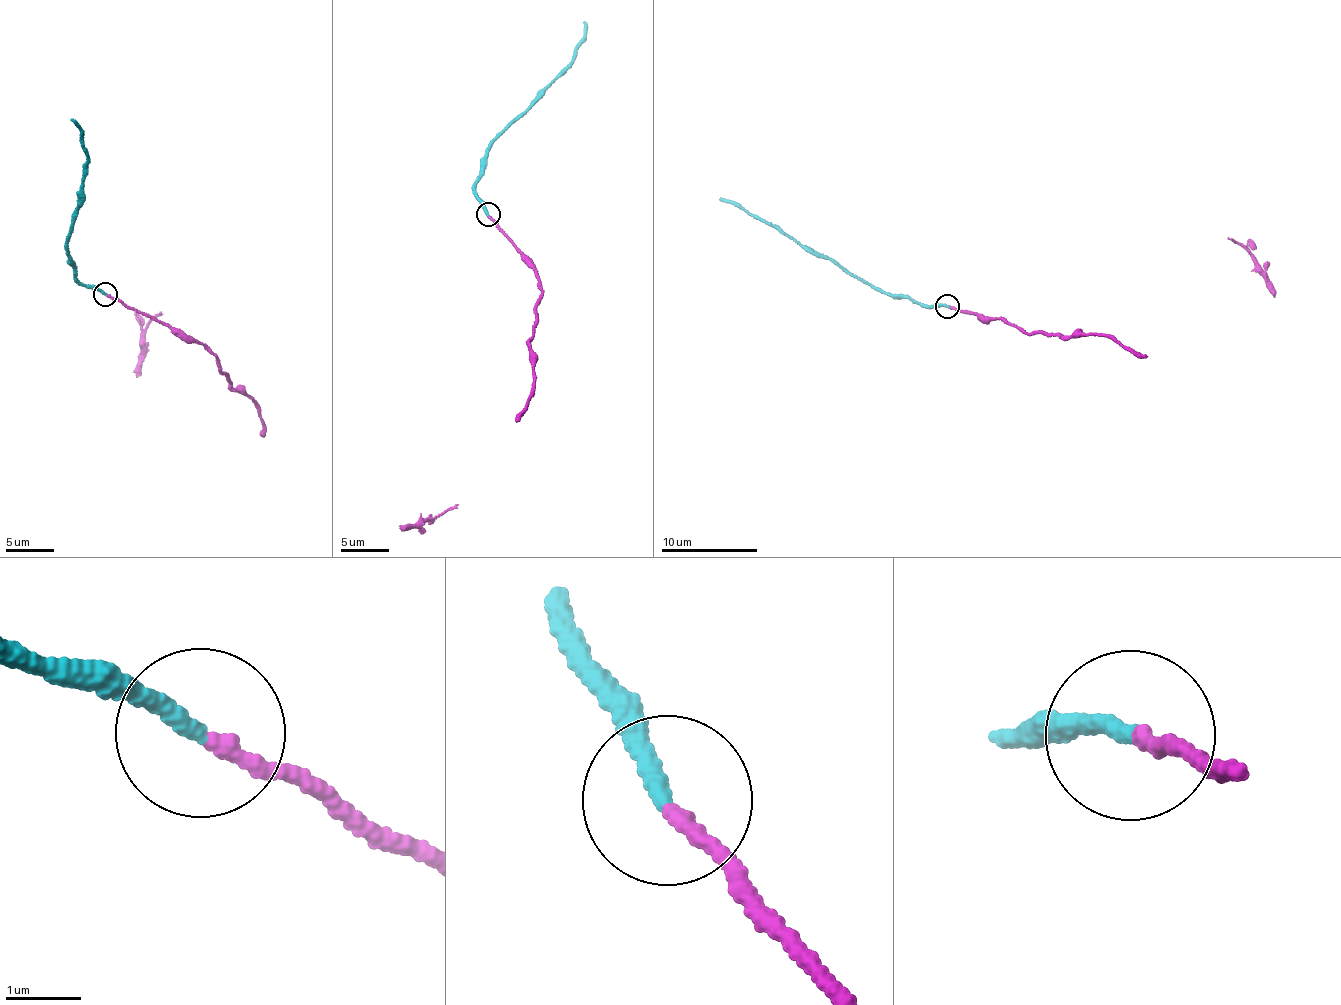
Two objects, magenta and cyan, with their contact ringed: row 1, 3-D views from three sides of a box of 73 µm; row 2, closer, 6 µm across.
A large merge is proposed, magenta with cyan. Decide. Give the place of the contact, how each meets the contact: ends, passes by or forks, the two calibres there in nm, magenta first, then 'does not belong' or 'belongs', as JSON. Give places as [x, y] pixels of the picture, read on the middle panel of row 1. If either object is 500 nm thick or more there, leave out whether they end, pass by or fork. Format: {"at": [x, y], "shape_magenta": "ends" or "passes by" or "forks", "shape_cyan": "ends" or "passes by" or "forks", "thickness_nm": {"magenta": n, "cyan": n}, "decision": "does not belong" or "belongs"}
{"at": [488, 214], "shape_magenta": "ends", "shape_cyan": "ends", "thickness_nm": {"magenta": 190, "cyan": 240}, "decision": "belongs"}

